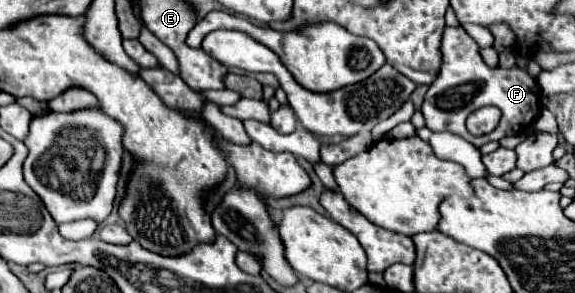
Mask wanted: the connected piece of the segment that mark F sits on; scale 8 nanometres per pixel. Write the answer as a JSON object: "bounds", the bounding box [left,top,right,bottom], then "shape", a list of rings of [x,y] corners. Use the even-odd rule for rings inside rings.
{"bounds":[422,26,540,148],"shape":[[[462,26],[458,28],[446,28],[442,38],[442,68],[438,78],[432,82],[424,96],[422,114],[426,120],[426,126],[434,132],[452,132],[462,138],[466,138],[470,144],[480,148],[486,142],[500,140],[504,136],[520,134],[524,132],[540,114],[540,88],[536,80],[524,70],[528,64],[528,56],[518,54],[518,62],[514,68],[490,68],[484,64],[480,56],[480,48],[476,42],[464,32]],[[482,106],[498,106],[502,110],[502,118],[498,128],[492,134],[486,136],[472,136],[466,130],[466,118],[476,108]]]}

